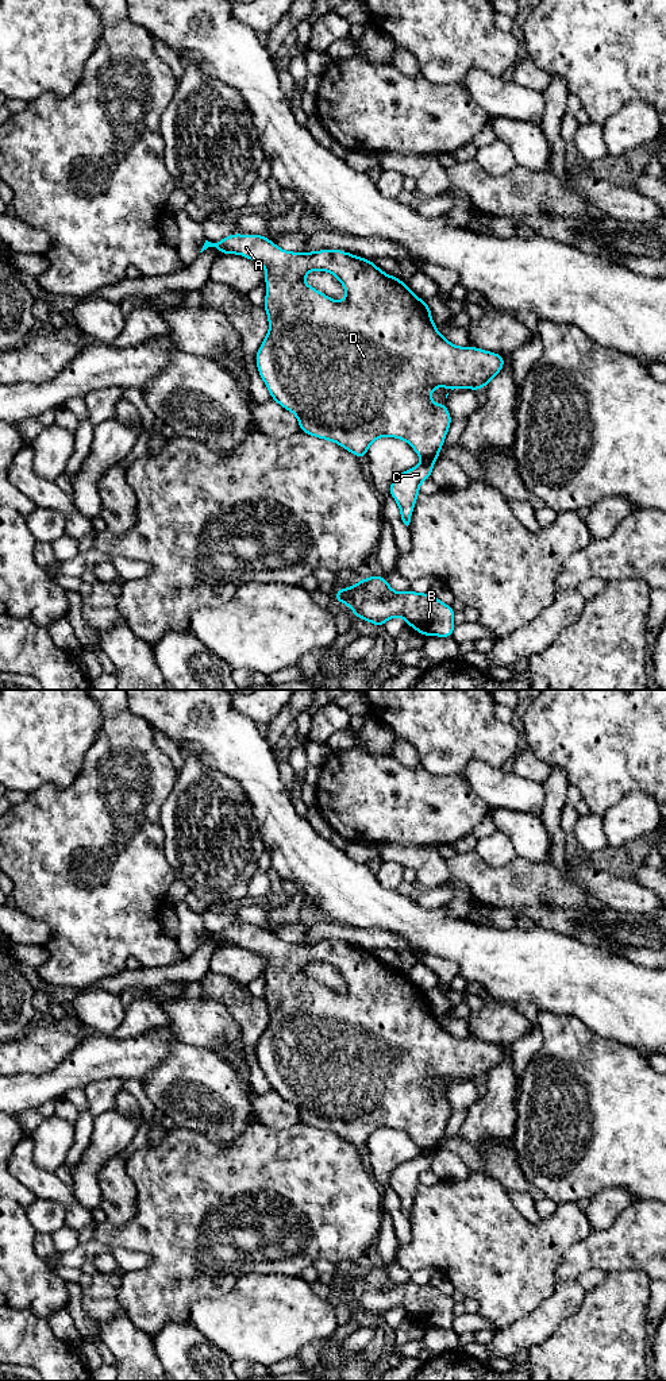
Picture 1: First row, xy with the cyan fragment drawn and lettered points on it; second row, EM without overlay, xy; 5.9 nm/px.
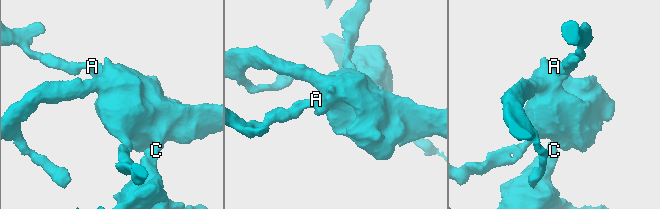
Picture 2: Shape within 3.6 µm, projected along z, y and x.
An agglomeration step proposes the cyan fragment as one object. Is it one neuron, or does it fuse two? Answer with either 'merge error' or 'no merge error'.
merge error

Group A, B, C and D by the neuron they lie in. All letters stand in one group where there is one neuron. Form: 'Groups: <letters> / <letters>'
Groups: A D / B C

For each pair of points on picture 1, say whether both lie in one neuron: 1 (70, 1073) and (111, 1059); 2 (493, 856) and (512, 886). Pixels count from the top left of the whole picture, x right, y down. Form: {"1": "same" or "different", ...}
{"1": "same", "2": "different"}

